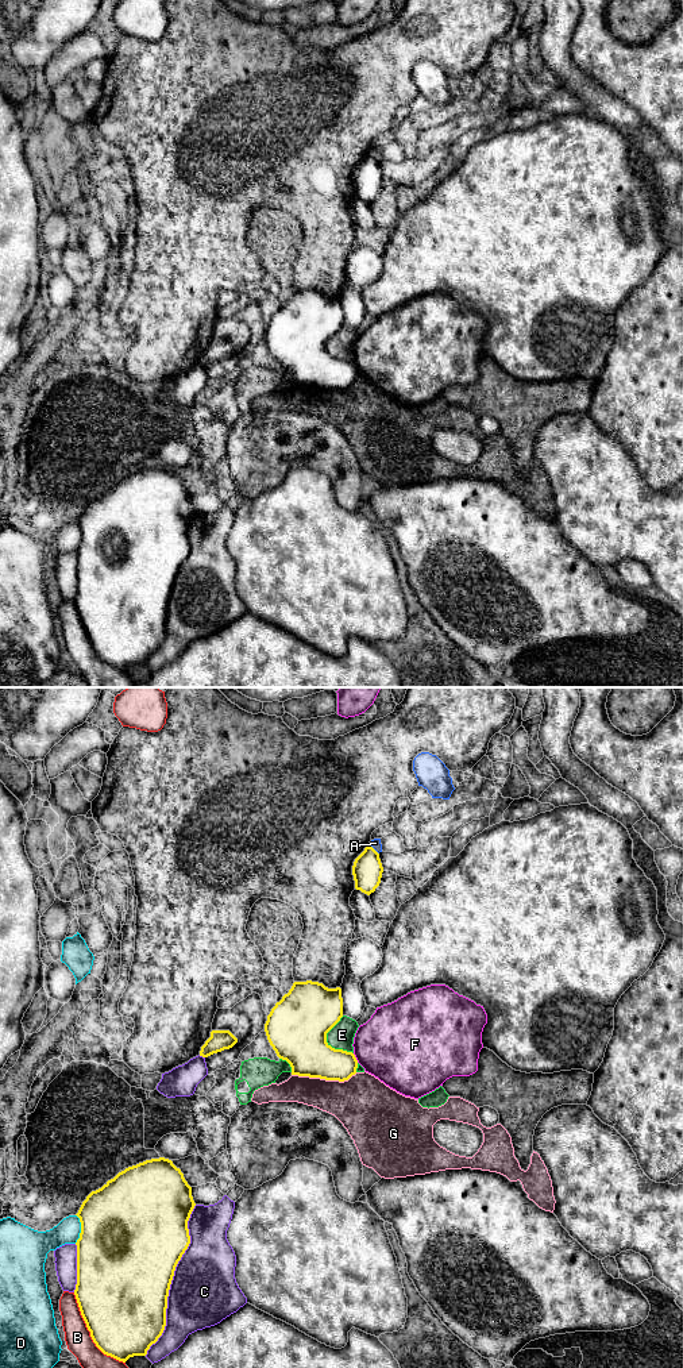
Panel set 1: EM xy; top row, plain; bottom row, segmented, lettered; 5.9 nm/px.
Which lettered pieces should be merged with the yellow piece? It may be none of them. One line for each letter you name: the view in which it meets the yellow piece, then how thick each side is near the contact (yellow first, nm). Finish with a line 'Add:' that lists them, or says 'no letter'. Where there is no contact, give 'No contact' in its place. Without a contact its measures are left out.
Add: no letter

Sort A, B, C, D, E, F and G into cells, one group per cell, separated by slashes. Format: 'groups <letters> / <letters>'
groups A / B / C / D / E / F / G

